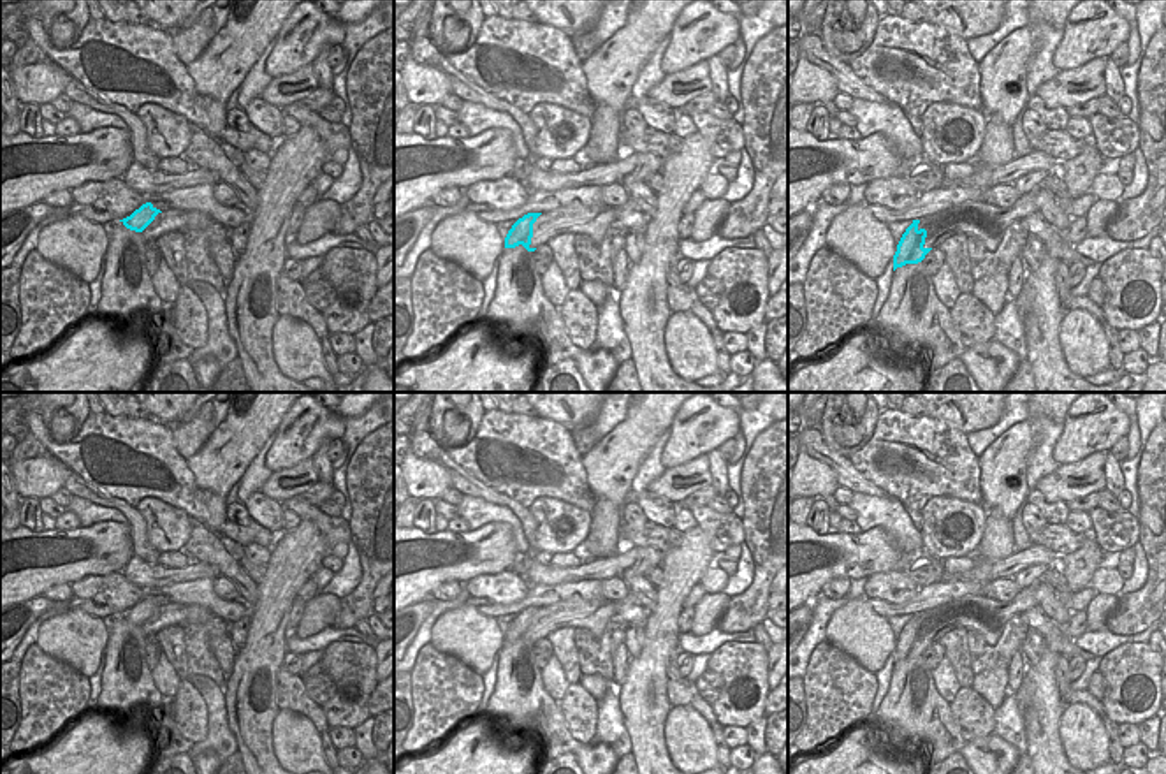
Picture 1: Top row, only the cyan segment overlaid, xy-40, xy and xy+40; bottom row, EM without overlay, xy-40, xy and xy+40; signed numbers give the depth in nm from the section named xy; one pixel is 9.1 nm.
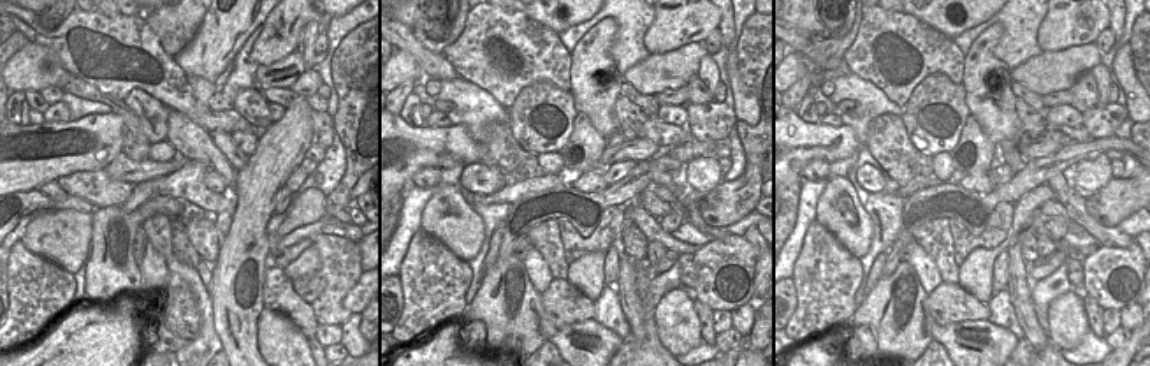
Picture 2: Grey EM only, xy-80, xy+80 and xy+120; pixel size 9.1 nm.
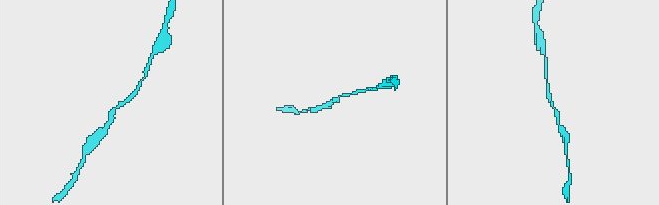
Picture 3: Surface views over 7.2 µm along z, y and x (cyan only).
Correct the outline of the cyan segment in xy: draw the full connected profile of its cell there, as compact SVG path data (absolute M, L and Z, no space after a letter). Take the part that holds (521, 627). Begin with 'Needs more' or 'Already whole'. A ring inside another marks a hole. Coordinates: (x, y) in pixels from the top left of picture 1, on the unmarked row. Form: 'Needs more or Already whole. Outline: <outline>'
Already whole. Outline: M528 607L519 612L505 632L505 642L515 642L522 639L528 646L535 646L536 642L531 642L529 639L533 632L533 617L540 609L542 607Z

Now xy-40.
Already whole. Outline: M146 596L139 603L135 603L130 610L120 616L130 624L142 626L158 607L162 605L157 603L151 596Z

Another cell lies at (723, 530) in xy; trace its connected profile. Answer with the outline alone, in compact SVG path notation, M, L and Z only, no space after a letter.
M709 507L688 508L696 524L705 533L709 545L714 552L725 552L732 545L740 545L746 538L742 519L732 514L718 514Z

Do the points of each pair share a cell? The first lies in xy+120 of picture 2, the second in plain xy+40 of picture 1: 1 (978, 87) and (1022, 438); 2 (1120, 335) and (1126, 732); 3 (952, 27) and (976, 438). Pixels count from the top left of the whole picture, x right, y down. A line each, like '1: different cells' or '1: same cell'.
1: same cell
2: different cells
3: different cells

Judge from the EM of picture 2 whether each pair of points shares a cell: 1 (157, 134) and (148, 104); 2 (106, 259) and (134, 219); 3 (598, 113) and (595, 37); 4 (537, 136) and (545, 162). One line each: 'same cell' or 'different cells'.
1: same cell
2: same cell
3: same cell
4: different cells

